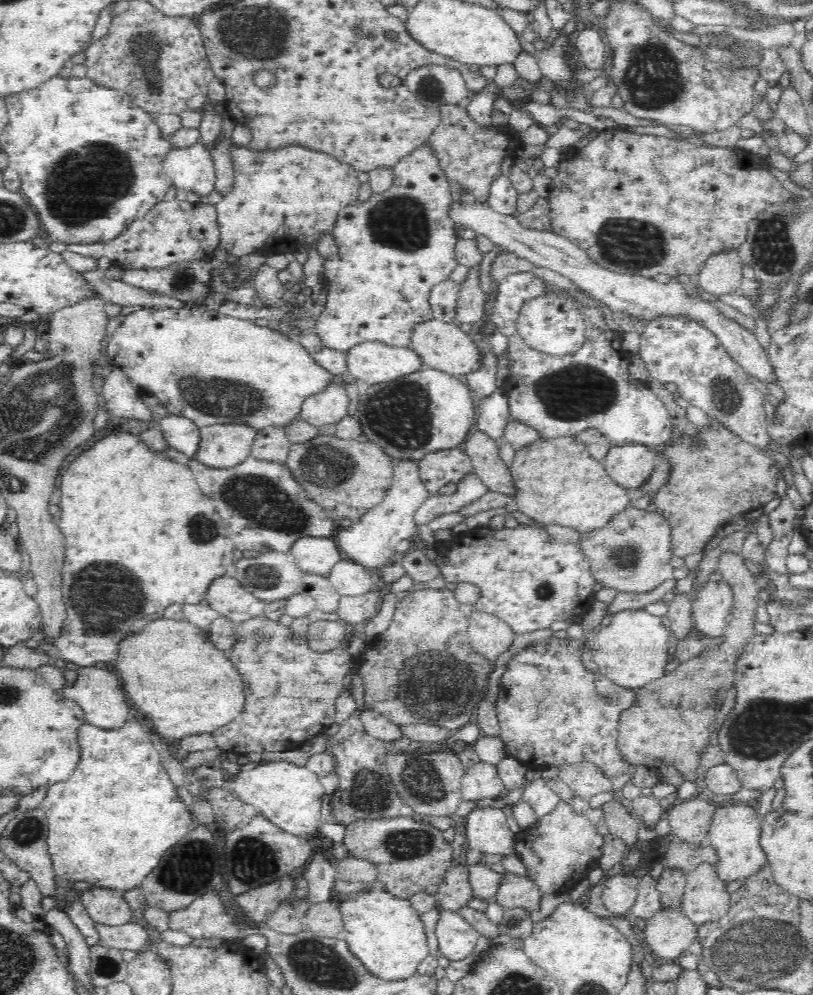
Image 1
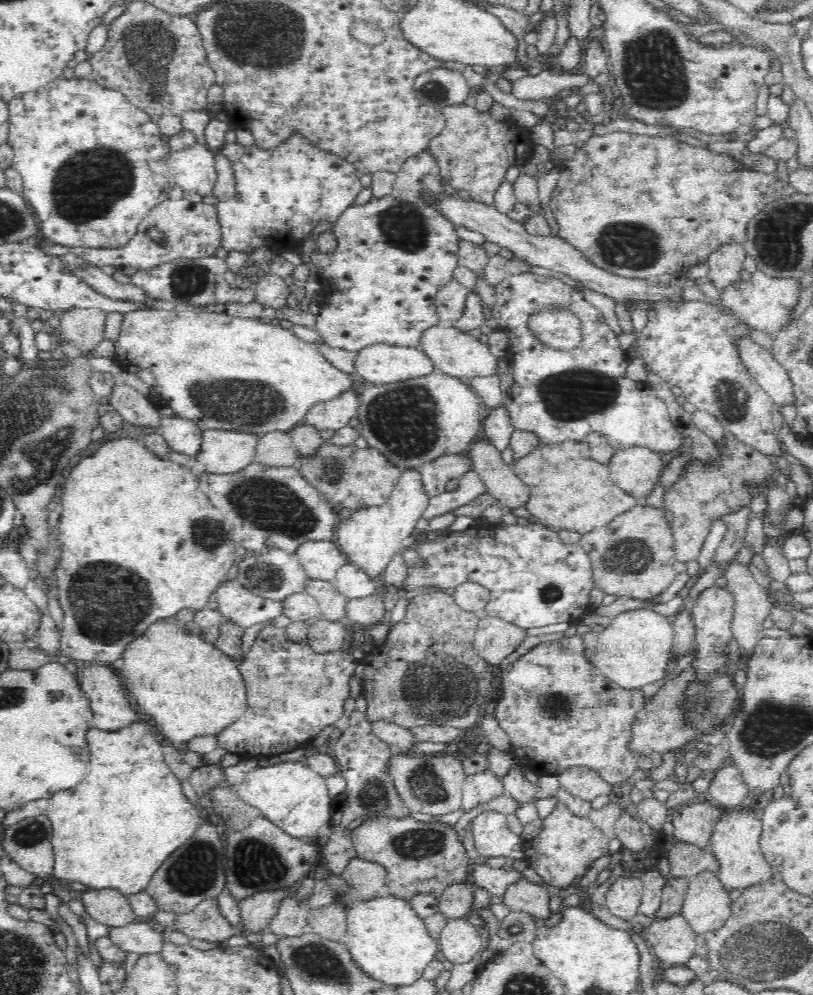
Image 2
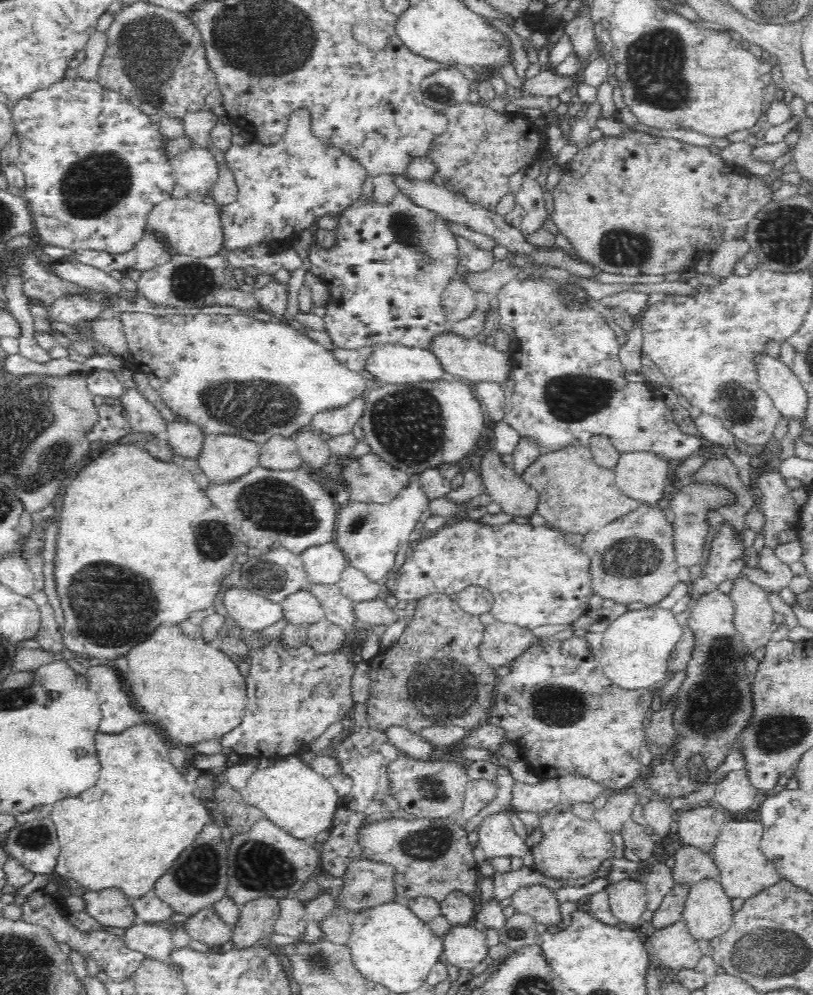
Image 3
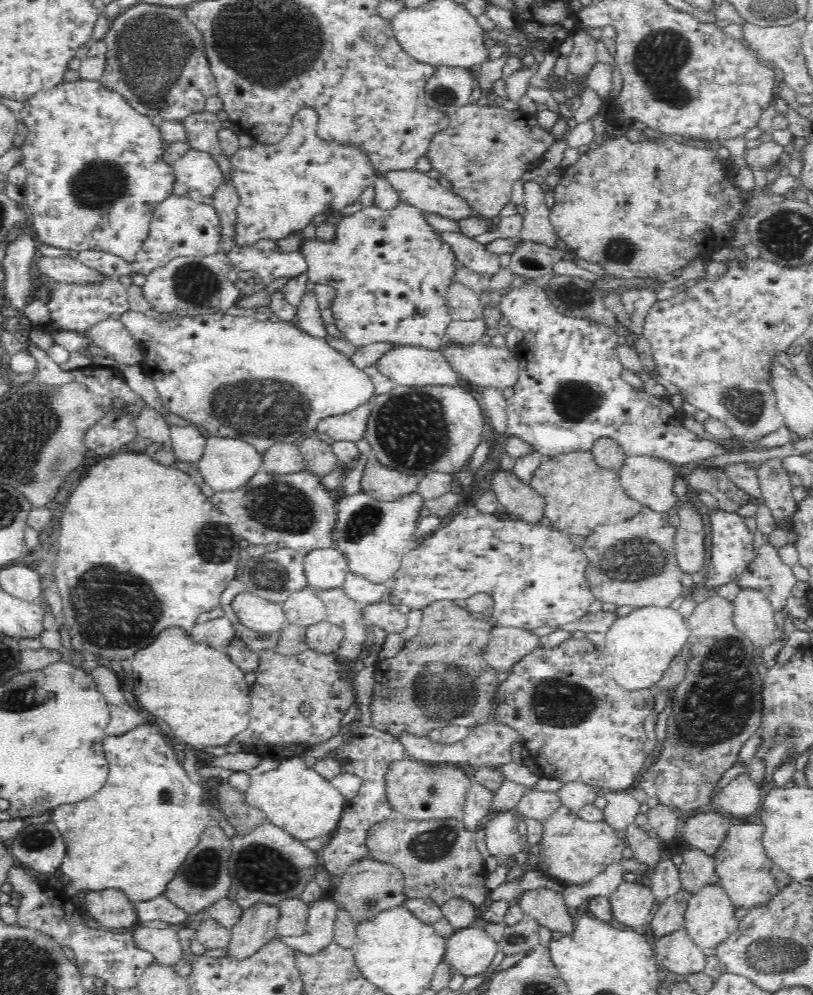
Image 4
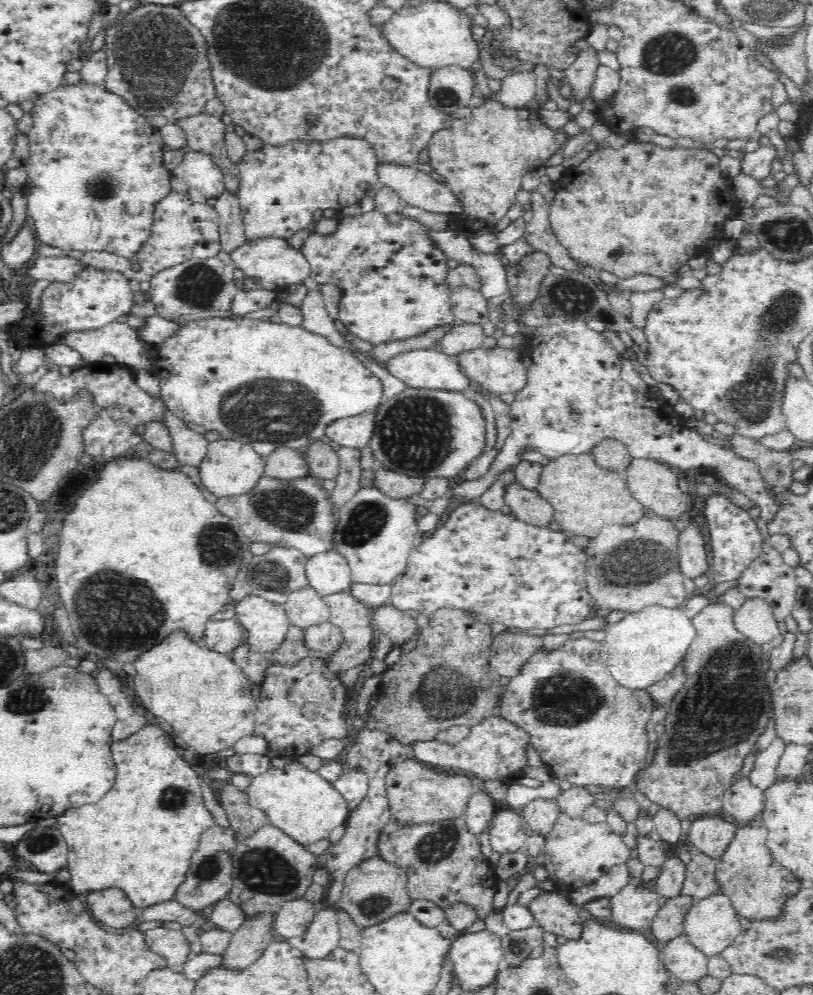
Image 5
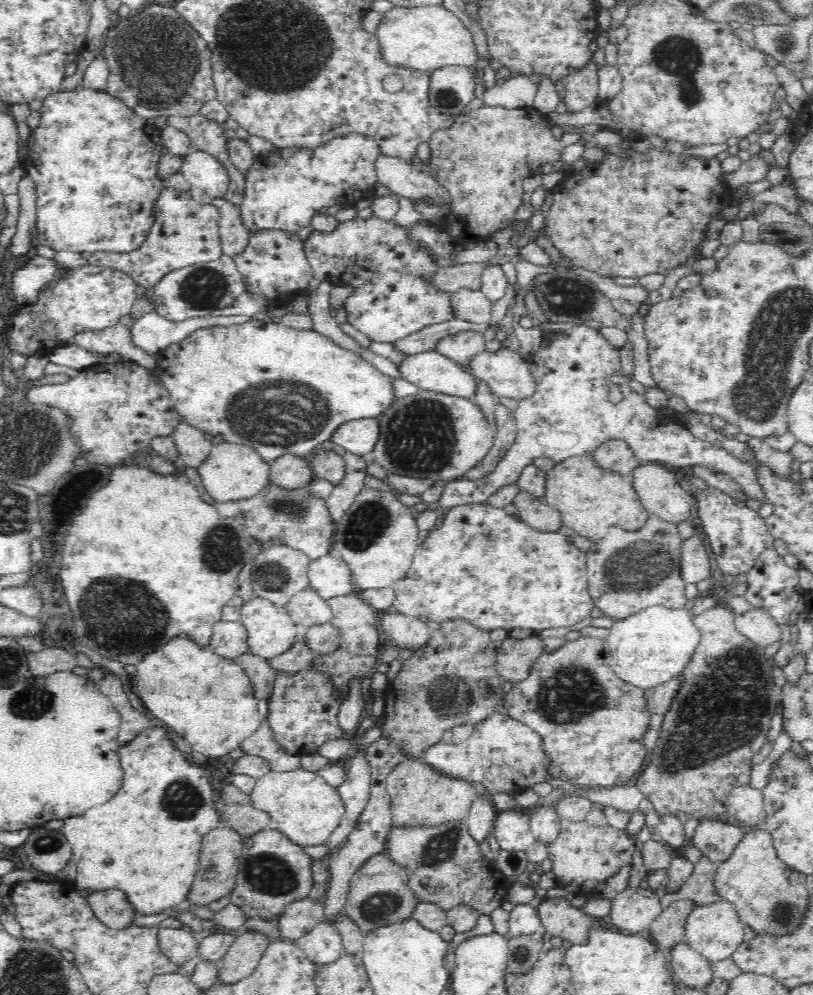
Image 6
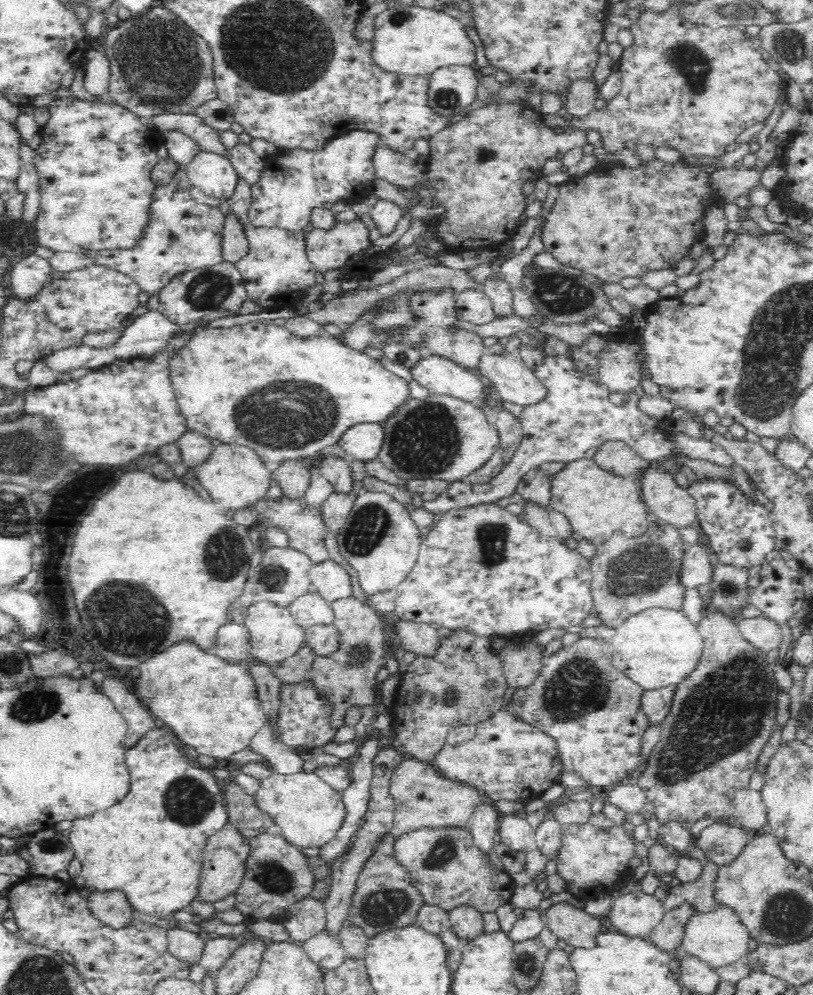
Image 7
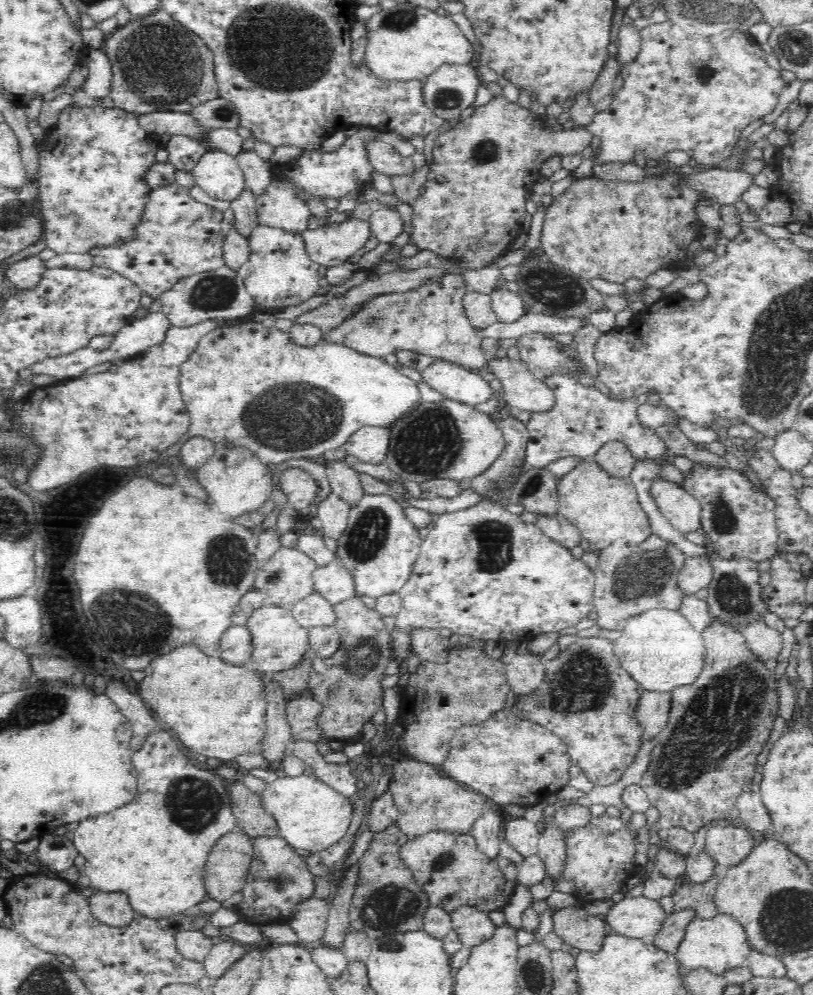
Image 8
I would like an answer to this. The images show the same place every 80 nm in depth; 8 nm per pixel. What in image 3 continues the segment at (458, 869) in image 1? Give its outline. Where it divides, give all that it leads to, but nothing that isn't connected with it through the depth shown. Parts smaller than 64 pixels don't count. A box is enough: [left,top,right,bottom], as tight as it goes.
[439,890,477,925]

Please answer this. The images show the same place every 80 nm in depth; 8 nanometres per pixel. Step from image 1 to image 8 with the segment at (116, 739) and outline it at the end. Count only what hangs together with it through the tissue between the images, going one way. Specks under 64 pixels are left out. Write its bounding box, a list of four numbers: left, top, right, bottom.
[71,731,237,919]

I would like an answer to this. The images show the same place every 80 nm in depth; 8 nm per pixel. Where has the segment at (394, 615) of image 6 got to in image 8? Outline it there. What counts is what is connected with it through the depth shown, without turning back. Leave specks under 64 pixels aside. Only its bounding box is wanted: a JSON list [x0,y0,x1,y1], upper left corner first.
[409,627,450,662]

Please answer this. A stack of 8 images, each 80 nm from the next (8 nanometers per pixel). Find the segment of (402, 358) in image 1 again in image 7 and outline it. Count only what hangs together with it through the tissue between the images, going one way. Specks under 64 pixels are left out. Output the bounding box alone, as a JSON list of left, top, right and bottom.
[410,351,486,403]

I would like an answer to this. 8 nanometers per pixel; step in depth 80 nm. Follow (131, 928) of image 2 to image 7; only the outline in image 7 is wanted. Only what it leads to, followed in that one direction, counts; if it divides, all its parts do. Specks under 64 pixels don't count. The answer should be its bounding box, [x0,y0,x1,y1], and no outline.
[166,928,204,963]

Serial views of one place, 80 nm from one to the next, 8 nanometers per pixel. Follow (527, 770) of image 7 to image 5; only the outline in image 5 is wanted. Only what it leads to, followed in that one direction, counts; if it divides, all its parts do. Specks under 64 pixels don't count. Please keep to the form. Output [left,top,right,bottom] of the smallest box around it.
[409,713,530,782]

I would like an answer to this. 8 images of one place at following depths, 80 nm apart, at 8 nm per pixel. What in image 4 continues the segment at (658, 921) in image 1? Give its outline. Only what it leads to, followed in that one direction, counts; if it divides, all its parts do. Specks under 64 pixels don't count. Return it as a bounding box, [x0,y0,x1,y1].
[650,928,706,976]

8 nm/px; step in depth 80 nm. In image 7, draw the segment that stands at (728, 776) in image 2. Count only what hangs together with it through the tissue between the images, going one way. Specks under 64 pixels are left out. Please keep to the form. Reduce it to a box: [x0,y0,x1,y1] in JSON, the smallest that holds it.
[731,789,766,832]

